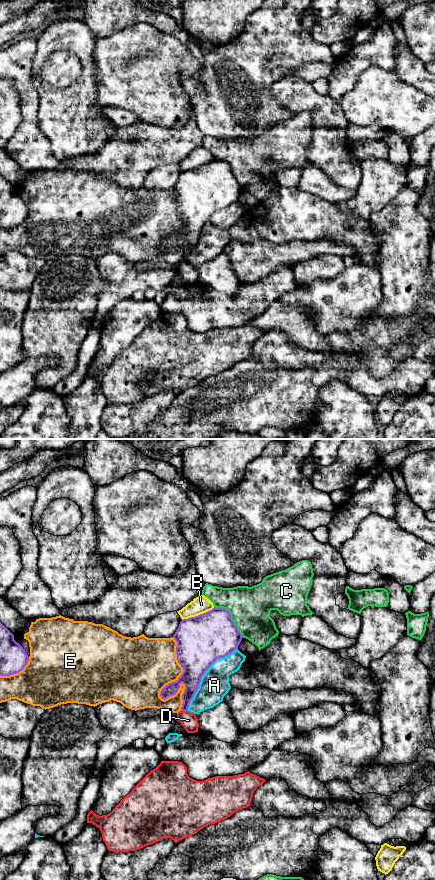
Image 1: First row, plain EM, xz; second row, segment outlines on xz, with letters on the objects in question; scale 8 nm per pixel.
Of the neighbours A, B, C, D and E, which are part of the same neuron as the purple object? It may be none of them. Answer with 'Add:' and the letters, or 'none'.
Add: none

